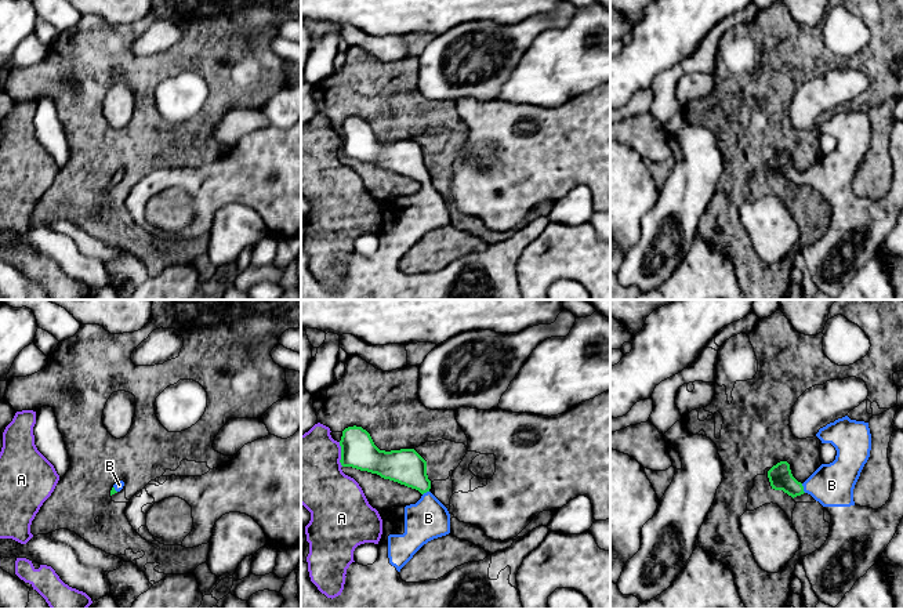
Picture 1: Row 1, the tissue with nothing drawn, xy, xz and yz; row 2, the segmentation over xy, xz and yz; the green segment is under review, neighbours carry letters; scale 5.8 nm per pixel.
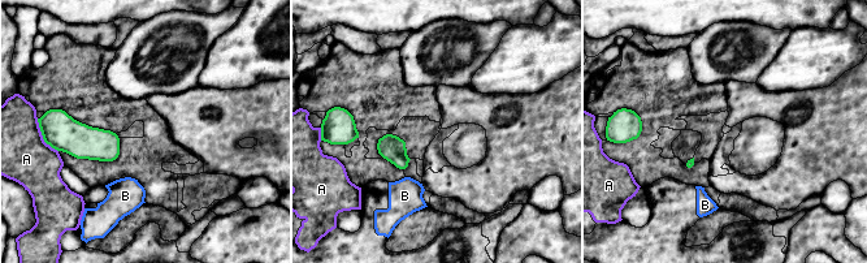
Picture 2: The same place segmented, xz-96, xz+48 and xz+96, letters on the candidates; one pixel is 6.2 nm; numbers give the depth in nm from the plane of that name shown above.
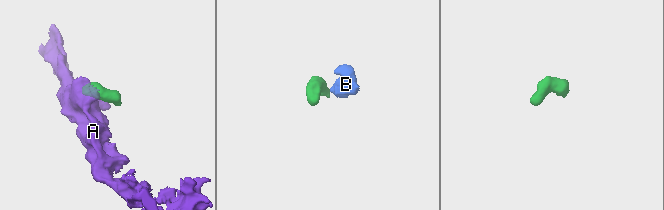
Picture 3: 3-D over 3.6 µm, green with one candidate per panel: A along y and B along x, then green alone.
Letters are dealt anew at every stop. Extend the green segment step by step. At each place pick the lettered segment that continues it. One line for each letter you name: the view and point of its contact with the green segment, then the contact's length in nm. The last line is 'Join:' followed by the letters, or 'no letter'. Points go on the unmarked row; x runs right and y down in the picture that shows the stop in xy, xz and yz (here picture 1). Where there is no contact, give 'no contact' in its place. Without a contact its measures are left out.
B: meets green in yz at (802, 178); contact 60 nm long
Join: B

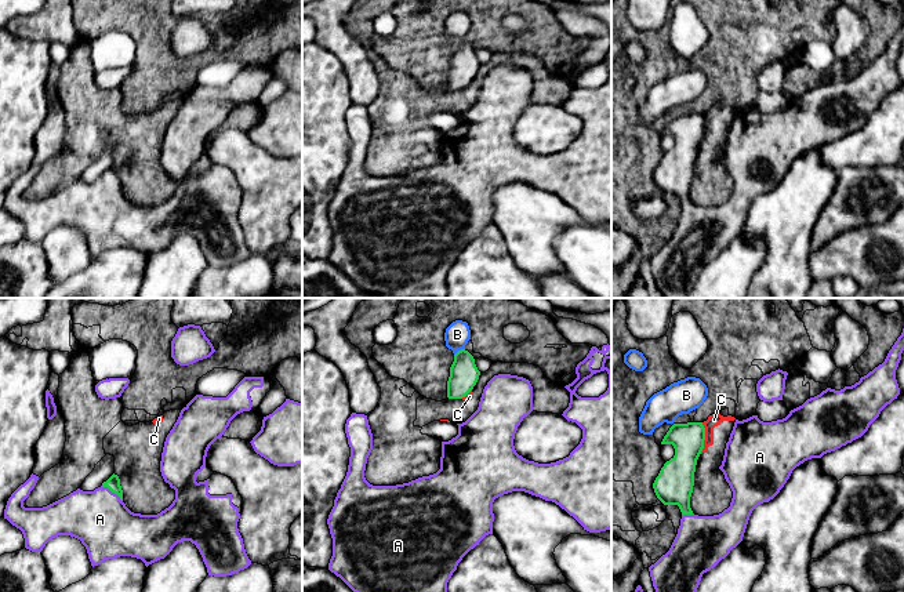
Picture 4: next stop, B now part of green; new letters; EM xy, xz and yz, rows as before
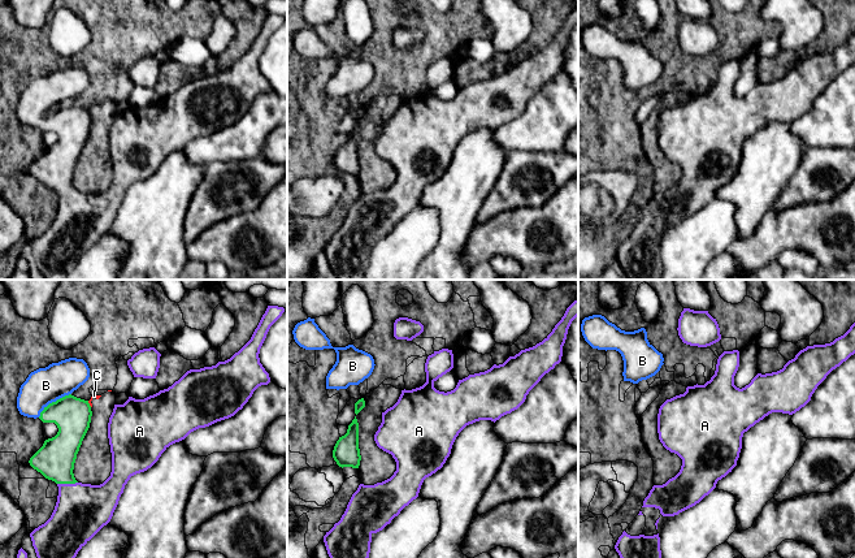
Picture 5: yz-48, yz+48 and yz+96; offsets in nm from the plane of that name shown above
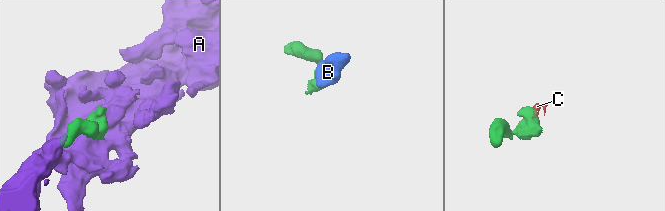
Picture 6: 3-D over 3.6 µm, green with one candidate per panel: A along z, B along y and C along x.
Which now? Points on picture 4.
A: meets green in xy at (112, 182); contact 160 nm long
B: meets green in xz at (458, 42); contact 80 nm long
Join: A, B

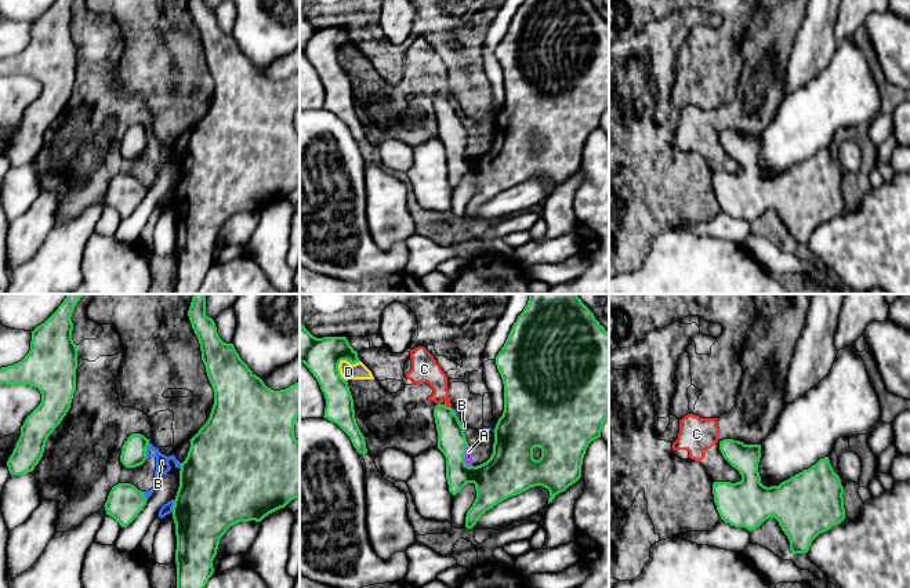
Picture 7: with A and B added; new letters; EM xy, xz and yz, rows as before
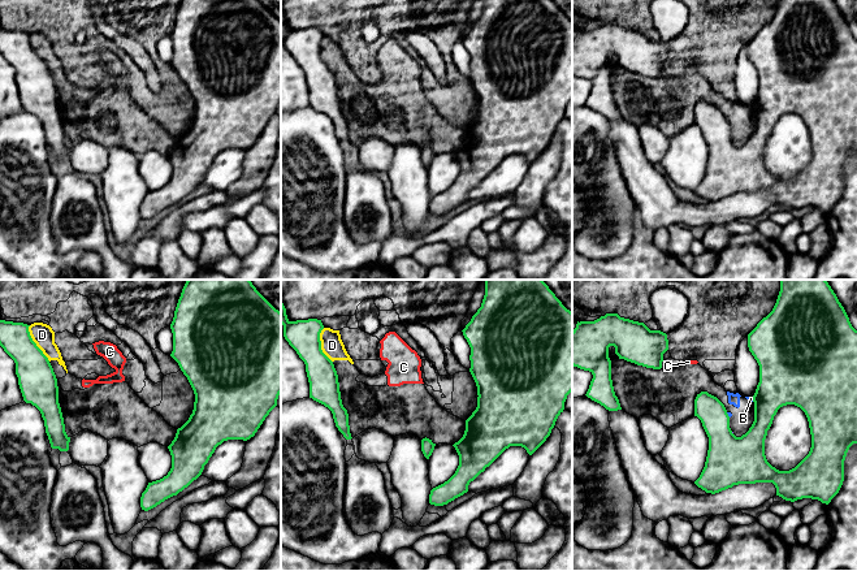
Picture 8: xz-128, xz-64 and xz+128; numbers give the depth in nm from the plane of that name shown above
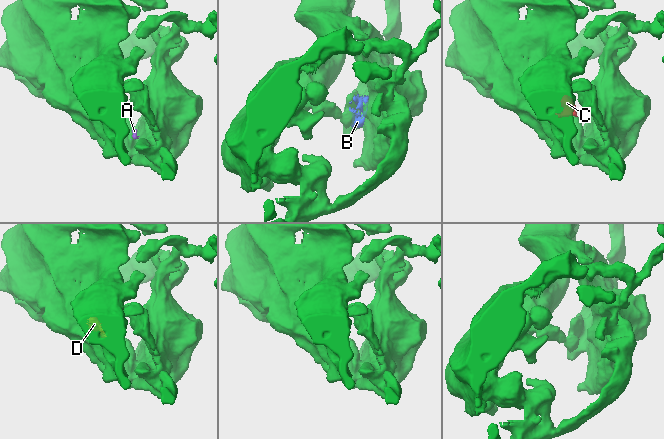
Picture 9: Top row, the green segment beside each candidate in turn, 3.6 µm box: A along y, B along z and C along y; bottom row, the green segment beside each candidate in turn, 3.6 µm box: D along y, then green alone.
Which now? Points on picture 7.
Join: no letter

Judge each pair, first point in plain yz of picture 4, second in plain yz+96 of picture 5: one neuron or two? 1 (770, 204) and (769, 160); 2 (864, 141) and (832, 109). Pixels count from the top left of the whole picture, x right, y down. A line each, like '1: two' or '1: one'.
1: one
2: one

